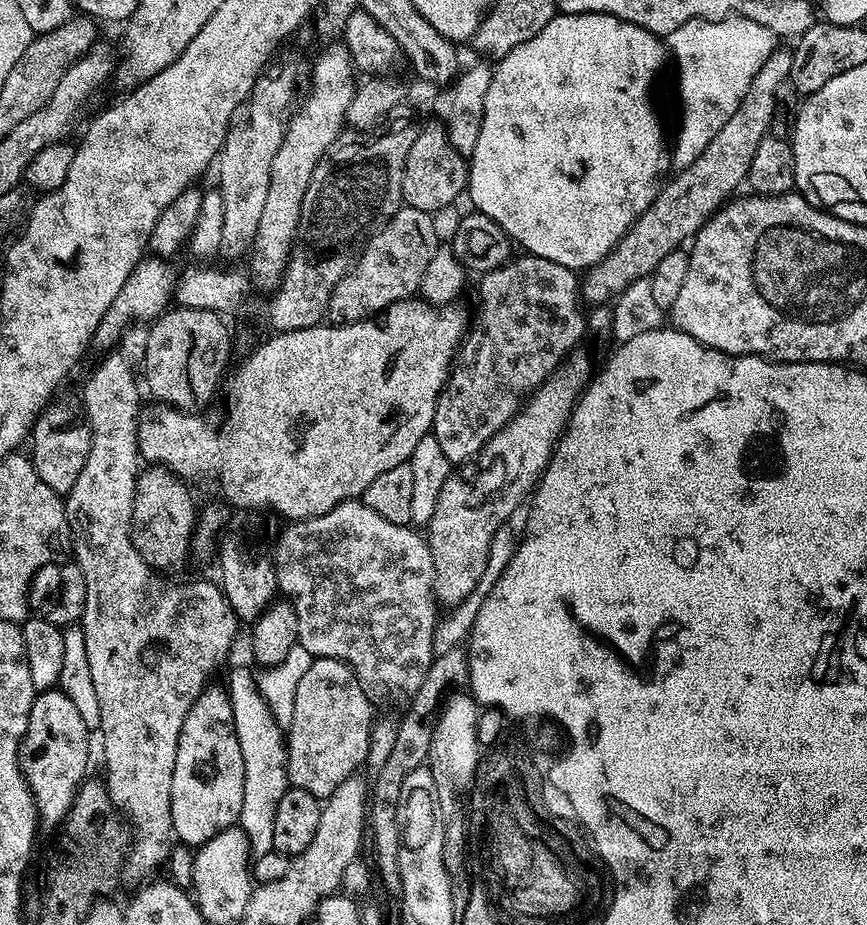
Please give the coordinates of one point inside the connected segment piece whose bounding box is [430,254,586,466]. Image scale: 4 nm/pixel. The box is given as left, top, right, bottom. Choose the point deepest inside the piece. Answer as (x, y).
(528, 319)

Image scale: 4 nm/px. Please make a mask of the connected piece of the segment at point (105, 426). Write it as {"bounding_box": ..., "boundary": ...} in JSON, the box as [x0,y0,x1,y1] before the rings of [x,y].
{"bounding_box":[64,350,238,882],"boundary":[[[112,350],[101,356],[104,357],[97,362],[96,369],[89,374],[88,381],[84,384],[84,400],[82,399],[84,415],[88,417],[88,425],[92,431],[90,454],[86,458],[86,466],[82,466],[82,474],[78,474],[78,482],[74,482],[74,486],[66,494],[64,514],[67,531],[69,533],[72,531],[72,548],[76,551],[74,563],[79,566],[86,578],[86,606],[82,610],[78,623],[86,638],[86,659],[90,661],[90,674],[94,681],[94,691],[98,693],[98,706],[102,709],[98,732],[99,735],[104,735],[104,768],[108,771],[108,776],[106,775],[108,793],[116,811],[121,813],[130,825],[130,847],[126,861],[126,876],[127,879],[144,882],[156,874],[151,874],[151,872],[156,872],[159,868],[161,871],[167,865],[168,855],[172,853],[174,847],[170,786],[174,782],[174,762],[178,758],[178,738],[182,734],[182,722],[186,722],[186,714],[190,714],[190,706],[194,706],[196,699],[203,694],[205,688],[209,687],[211,680],[208,679],[215,674],[216,667],[231,654],[232,643],[236,640],[238,621],[236,611],[230,606],[230,602],[224,596],[224,589],[220,587],[219,583],[212,581],[211,584],[208,580],[196,580],[193,584],[163,584],[159,580],[161,577],[148,567],[142,554],[138,554],[132,541],[132,503],[136,493],[138,469],[142,464],[136,430],[136,421],[140,418],[142,407],[142,401],[140,401],[141,385],[138,383],[137,373],[136,376],[132,373],[133,365],[125,356],[120,355],[119,351]]]}

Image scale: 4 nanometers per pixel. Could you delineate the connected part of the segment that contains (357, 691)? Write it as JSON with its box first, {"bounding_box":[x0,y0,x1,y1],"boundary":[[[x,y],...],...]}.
{"bounding_box":[286,656,374,798],"boundary":[[[321,656],[313,659],[310,670],[302,674],[298,690],[294,694],[294,714],[292,721],[286,725],[286,747],[288,750],[288,783],[293,788],[301,788],[318,798],[326,798],[346,782],[356,771],[359,764],[368,759],[368,746],[374,715],[374,701],[367,696],[352,673],[349,664],[341,660]]]}

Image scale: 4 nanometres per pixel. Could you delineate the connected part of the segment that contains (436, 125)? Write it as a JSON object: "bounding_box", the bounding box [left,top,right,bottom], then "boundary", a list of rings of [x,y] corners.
{"bounding_box":[402,118,468,214],"boundary":[[[429,118],[424,125],[419,125],[419,127],[416,128],[416,137],[410,146],[410,154],[406,154],[406,166],[402,170],[402,194],[404,195],[403,203],[407,205],[407,207],[413,208],[414,210],[422,210],[423,212],[427,212],[429,214],[437,214],[436,212],[442,211],[443,208],[444,210],[451,209],[454,198],[464,194],[466,192],[467,186],[468,160],[464,156],[458,154],[458,150],[454,150],[454,146],[450,146],[450,138],[446,134],[443,124],[441,124],[440,121],[435,118]]]}

